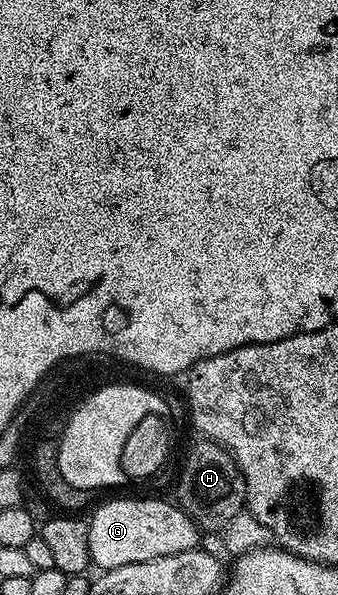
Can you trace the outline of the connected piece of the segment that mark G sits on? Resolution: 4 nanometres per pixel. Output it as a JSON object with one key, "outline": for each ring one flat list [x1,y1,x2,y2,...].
{"outline":[[113,499,103,504,88,524,89,561,101,571,191,551,198,546,197,524,176,502,165,499]]}

